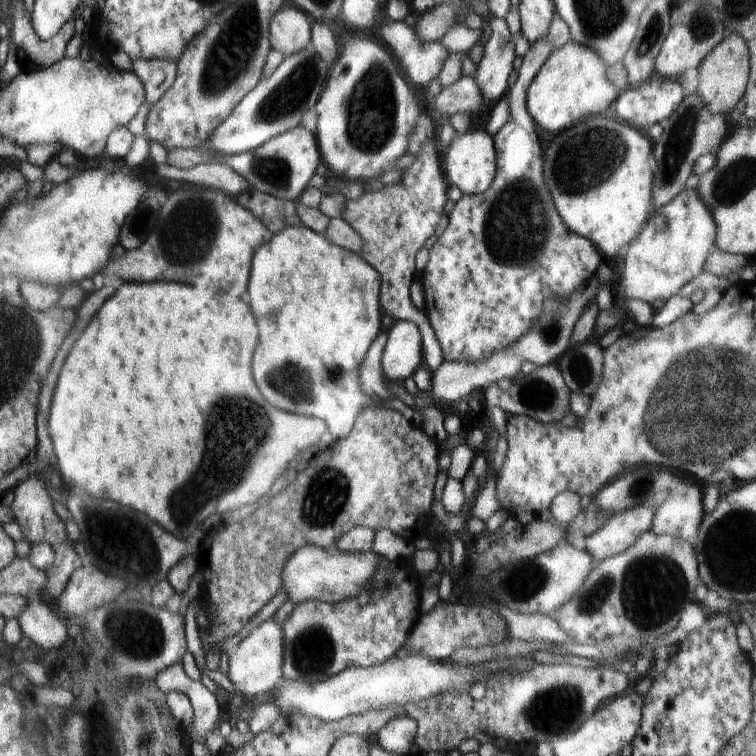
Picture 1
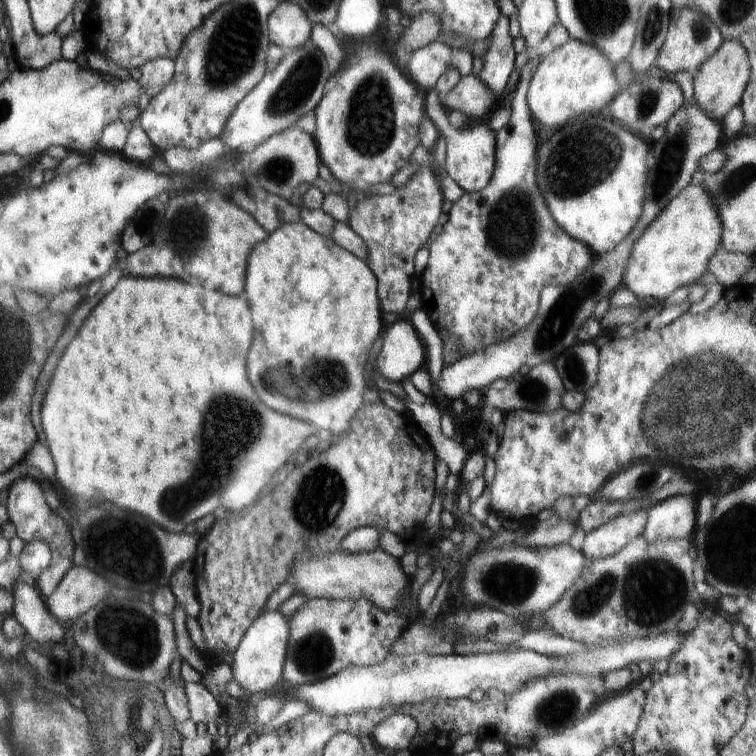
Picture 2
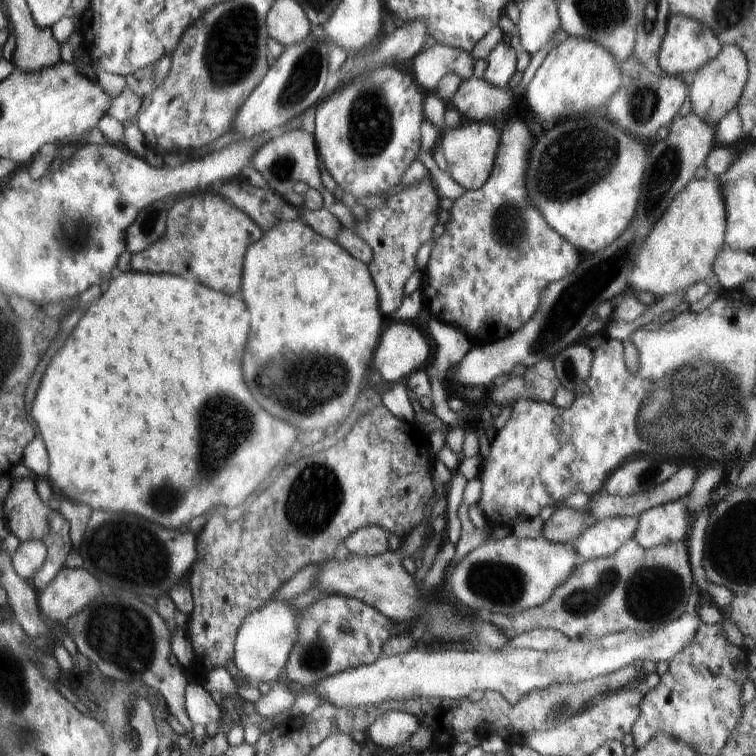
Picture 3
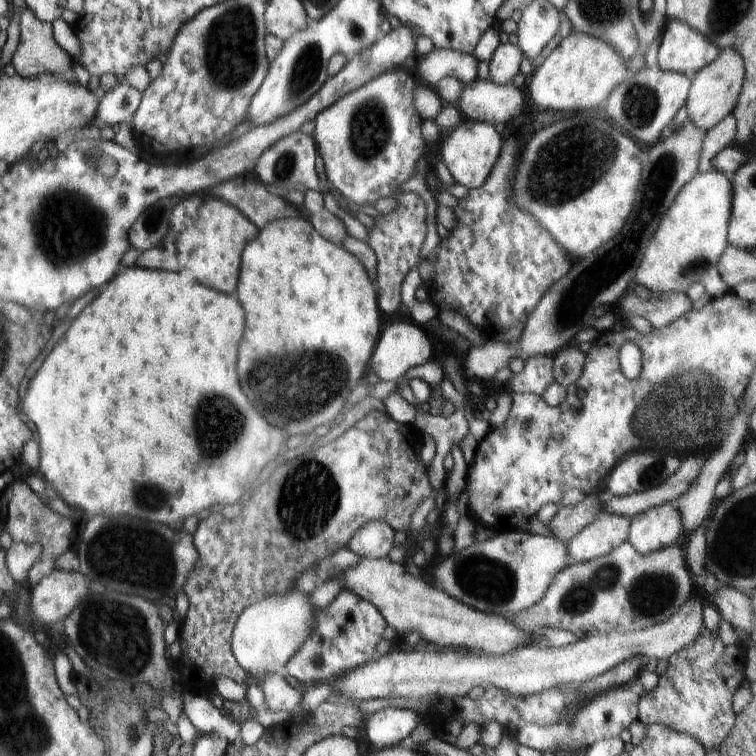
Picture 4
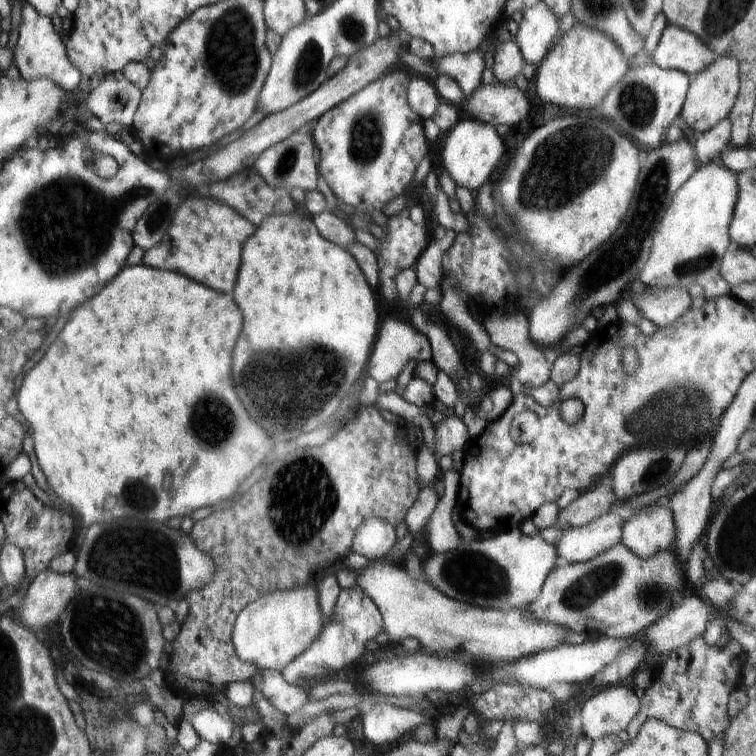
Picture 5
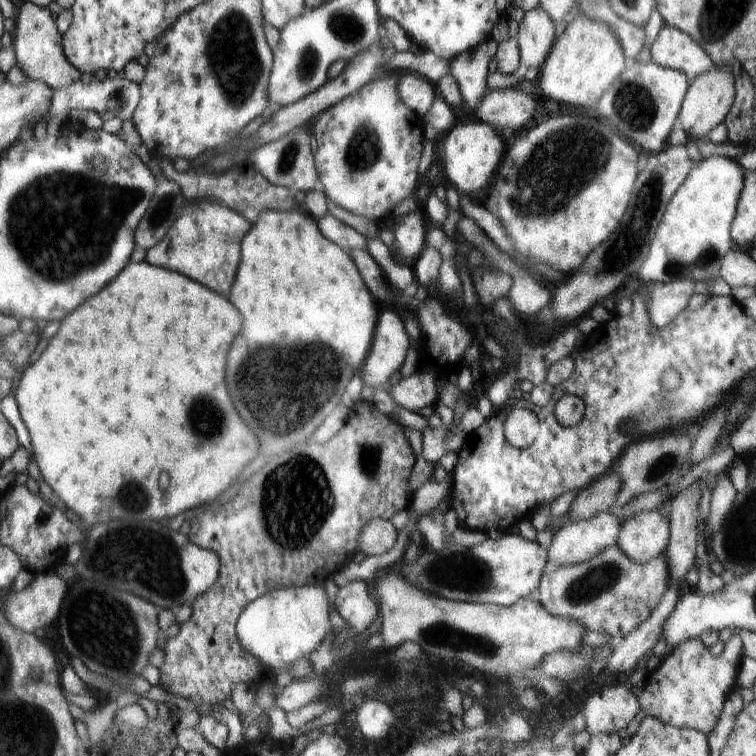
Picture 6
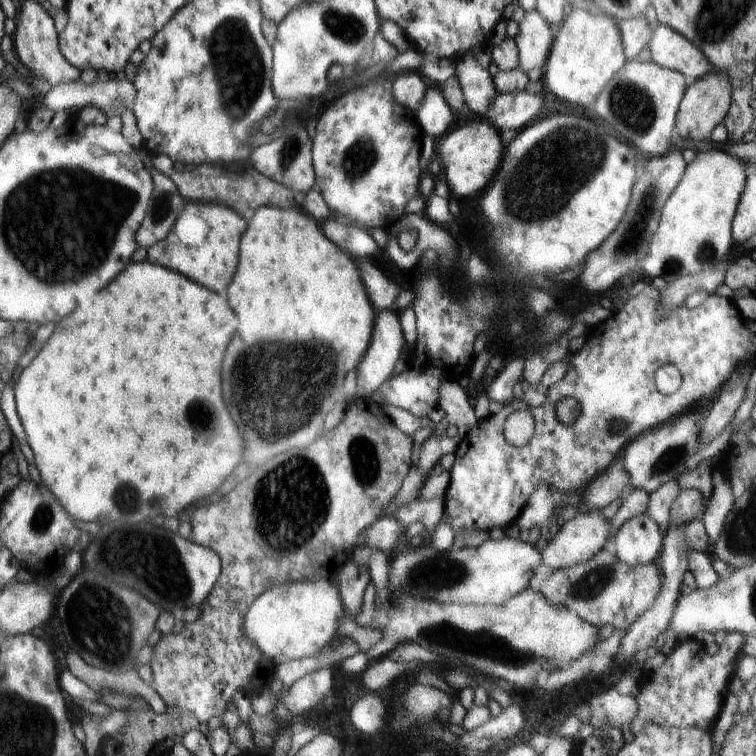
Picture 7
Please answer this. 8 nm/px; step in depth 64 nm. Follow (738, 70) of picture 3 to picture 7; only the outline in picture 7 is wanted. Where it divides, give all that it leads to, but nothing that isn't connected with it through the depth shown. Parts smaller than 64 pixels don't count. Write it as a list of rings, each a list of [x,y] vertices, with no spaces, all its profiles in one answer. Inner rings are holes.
[[[712,72],[704,78],[686,87],[686,94],[682,97],[676,115],[675,137],[692,142],[710,141],[712,131],[726,118],[730,104],[732,104],[732,90],[728,84],[728,76]]]

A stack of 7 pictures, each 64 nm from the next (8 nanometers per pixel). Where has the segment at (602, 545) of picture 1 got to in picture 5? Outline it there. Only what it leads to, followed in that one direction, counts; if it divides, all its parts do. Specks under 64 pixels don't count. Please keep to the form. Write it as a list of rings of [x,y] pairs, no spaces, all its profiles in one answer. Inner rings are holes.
[[[610,511],[584,527],[570,527],[560,531],[555,544],[559,559],[568,563],[584,563],[621,543],[624,520]]]

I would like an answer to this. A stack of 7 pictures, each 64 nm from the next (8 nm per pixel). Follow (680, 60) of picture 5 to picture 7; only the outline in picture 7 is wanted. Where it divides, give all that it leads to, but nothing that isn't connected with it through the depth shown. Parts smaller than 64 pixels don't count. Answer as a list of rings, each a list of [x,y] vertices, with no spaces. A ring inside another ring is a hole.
[[[659,24],[649,42],[651,60],[662,68],[680,72],[687,86],[714,72],[710,60],[684,35]]]

